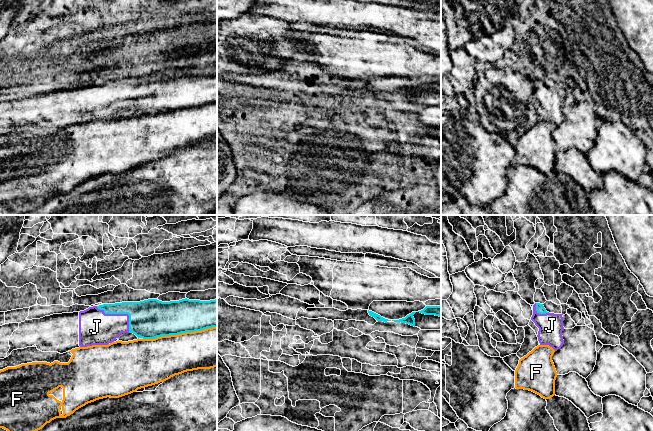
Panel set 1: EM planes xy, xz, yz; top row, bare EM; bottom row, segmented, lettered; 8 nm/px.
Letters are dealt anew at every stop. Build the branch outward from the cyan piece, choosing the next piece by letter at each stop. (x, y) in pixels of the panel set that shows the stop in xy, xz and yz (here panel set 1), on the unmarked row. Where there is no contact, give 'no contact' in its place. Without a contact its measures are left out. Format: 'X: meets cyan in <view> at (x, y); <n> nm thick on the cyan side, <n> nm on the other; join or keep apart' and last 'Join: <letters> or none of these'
F: meets cyan in xy at (179, 109); 300 nm thick on the cyan side, 340 nm on the other; keep apart
J: meets cyan in xy at (121, 89); 320 nm thick on the cyan side, 280 nm on the other; join
Join: J

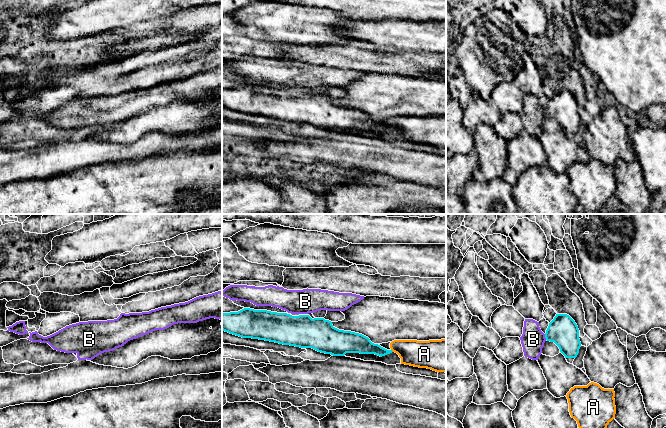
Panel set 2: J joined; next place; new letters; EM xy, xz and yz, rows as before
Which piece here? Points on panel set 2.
A: no contact; keep apart
B: meets cyan in yz at (545, 113); 240 nm thick on the cyan side, 190 nm on the other; keep apart
Join: none of these

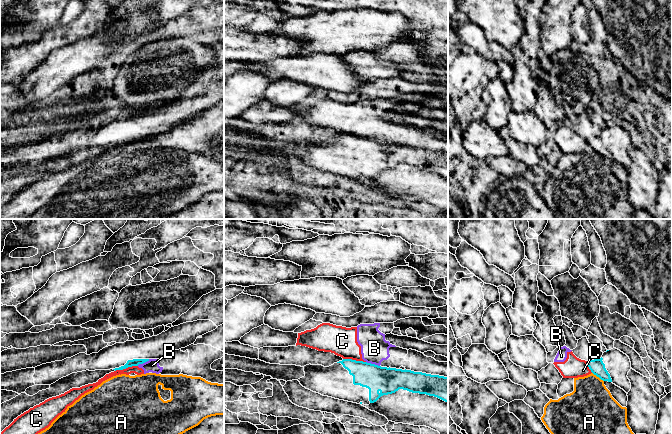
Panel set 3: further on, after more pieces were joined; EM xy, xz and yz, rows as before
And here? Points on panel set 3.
A: meets cyan in yz at (598, 152); 120 nm thick on the cyan side, 380 nm on the other; keep apart
B: meets cyan in xz at (373, 140); 200 nm thick on the cyan side, 220 nm on the other; keep apart
C: meets cyan in xy at (126, 143); 60 nm thick on the cyan side, 60 nm on the other; keep apart
Join: none of these

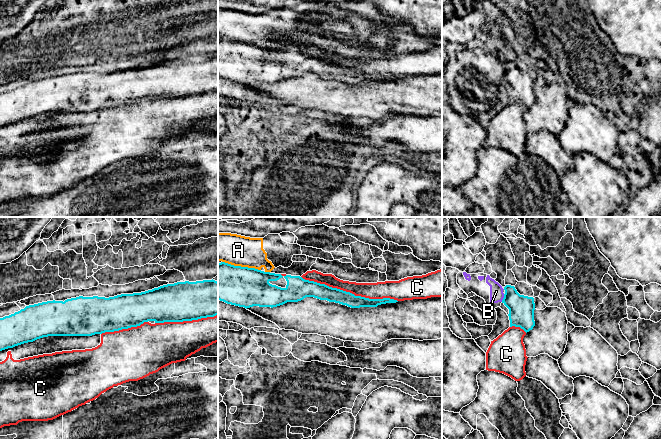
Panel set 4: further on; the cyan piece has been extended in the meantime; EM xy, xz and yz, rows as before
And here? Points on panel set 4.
A: meets cyan in xz at (240, 42); 320 nm thick on the cyan side, 240 nm on the other; keep apart
B: meets cyan in yz at (503, 74); 200 nm thick on the cyan side, 110 nm on the other; keep apart
C: meets cyan in xz at (349, 68); 130 nm thick on the cyan side, 140 nm on the other; keep apart
Join: none of these

